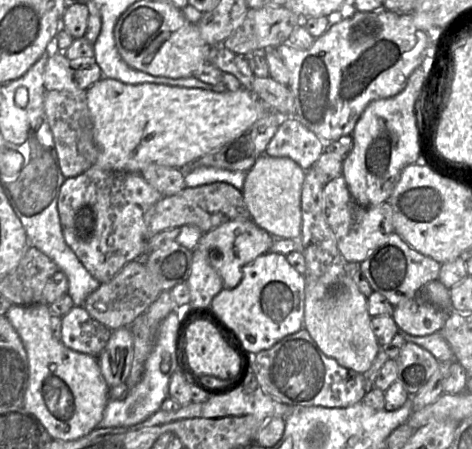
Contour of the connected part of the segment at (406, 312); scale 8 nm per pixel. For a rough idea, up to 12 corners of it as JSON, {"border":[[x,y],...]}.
{"border":[[417,294],[399,302],[399,331],[425,336],[440,331],[449,313]]}

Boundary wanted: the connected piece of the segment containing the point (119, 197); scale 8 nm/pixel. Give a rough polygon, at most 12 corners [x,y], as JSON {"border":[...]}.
{"border":[[140,173],[65,178],[64,240],[97,281],[148,251]]}

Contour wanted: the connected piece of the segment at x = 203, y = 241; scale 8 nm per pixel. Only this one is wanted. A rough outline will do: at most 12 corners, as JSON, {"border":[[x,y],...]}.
{"border":[[252,219],[203,233],[197,247],[233,289],[274,237]]}

